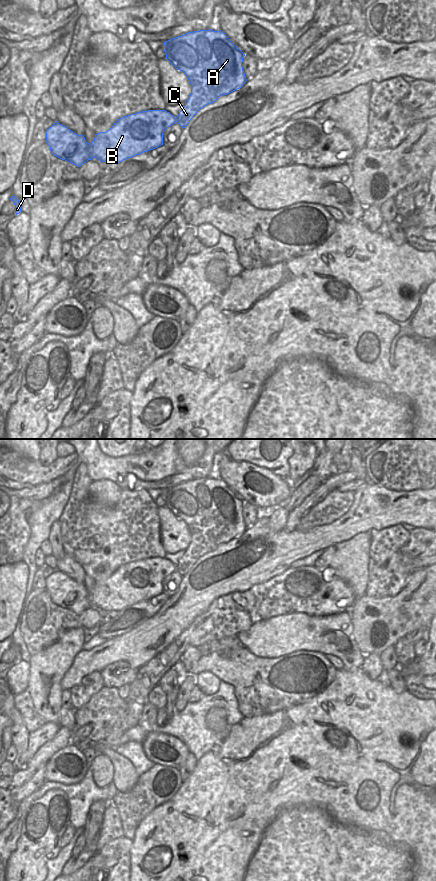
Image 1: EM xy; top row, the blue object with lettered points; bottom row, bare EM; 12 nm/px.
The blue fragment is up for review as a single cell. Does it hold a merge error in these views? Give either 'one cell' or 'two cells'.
two cells

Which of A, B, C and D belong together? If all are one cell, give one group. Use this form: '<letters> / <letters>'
A C / B D

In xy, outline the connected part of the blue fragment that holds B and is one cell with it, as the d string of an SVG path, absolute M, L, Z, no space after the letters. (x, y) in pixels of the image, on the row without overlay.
M148 558L118 567L106 580L95 582L91 592L57 569L48 576L45 590L51 601L80 615L97 606L105 611L120 611L163 593L163 581L176 570L165 558Z

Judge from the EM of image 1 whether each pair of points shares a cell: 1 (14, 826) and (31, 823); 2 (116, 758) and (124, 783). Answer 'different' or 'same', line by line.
1: different
2: same

